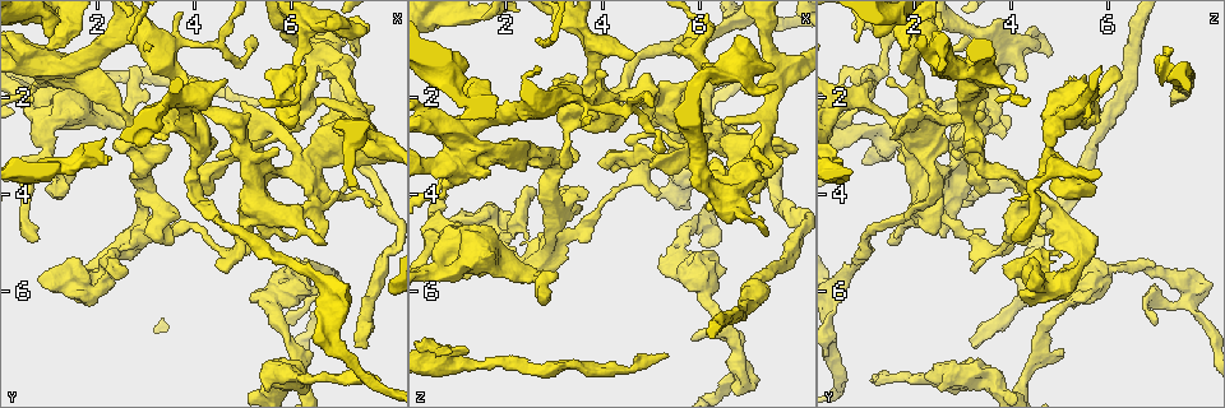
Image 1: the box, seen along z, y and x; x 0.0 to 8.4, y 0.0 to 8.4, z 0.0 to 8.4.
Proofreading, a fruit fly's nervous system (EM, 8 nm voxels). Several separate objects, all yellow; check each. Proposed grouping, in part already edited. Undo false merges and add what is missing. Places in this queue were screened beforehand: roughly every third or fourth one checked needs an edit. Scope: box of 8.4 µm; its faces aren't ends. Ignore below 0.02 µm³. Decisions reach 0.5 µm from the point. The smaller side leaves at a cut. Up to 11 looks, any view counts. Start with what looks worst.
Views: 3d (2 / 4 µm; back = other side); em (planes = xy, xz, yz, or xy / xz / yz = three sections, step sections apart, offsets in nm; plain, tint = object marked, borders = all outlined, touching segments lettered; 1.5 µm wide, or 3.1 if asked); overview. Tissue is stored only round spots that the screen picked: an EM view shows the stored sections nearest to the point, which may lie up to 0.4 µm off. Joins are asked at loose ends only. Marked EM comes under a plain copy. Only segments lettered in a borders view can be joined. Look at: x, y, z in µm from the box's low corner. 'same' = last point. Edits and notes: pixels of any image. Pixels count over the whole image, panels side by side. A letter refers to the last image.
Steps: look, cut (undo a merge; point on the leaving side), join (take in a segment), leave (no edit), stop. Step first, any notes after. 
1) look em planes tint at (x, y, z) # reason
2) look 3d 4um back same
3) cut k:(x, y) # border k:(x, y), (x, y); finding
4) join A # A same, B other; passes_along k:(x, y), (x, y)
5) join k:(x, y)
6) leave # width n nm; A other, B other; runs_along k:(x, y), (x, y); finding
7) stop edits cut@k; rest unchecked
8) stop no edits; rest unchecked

look 3d 4um back at (7.50, 7.15, 3.20) # long arm stops here

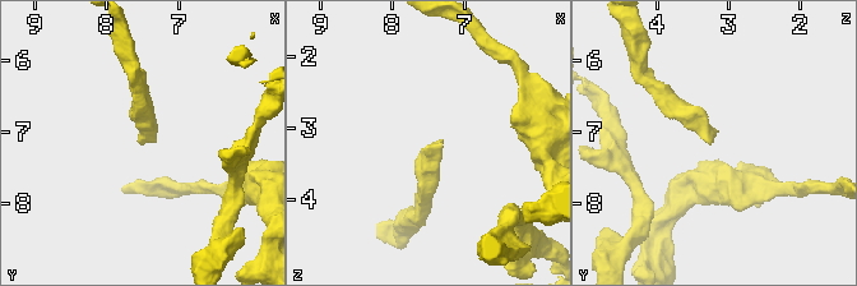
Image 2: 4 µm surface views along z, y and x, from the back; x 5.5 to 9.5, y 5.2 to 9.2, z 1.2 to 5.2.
look em planes borders at (7.50, 7.15, 3.25)

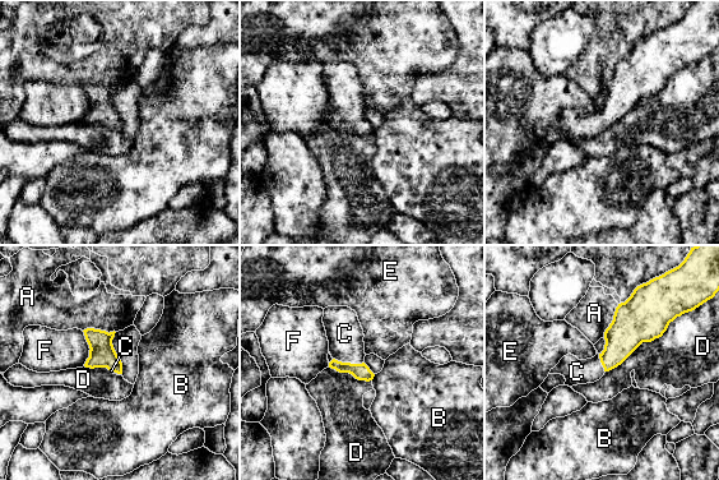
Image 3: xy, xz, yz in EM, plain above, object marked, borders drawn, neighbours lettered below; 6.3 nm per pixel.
join C # A other, B other, C same, D other, E other, F other; passes_along 3:(361, 372), (348, 363), (344, 333); the neuron continues

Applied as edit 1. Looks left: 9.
look overview # redraw

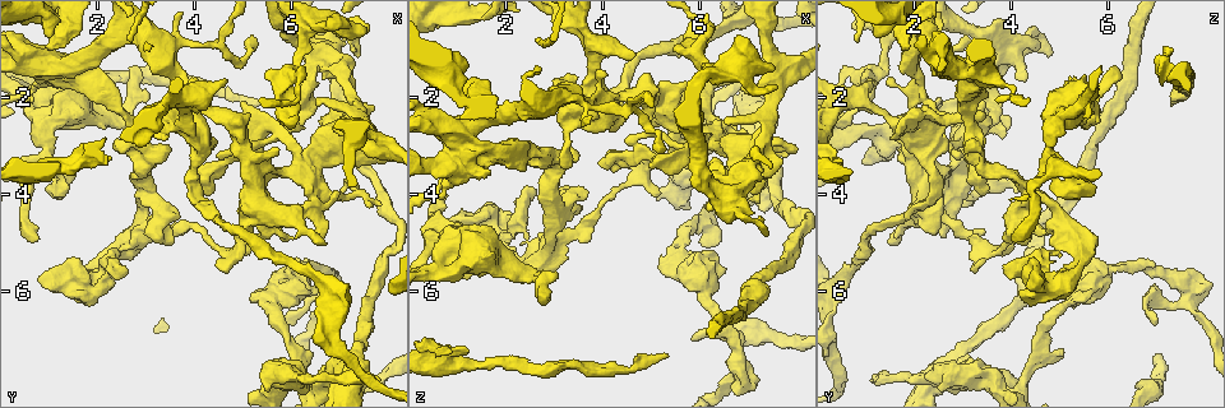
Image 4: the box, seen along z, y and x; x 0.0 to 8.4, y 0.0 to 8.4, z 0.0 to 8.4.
look em planes borders at (7.80, 7.85, 1.15) # end of a long branch

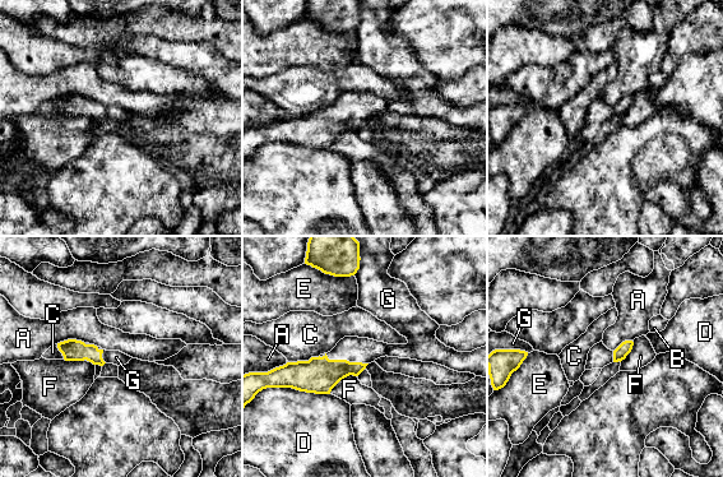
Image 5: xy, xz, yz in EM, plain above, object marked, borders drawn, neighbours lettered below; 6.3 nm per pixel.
join G # longest_contact G 320 nm; A other, B other, C other, D other, E other, F other, G same; passes_along 5:(319, 375), (343, 360), (352, 348); the neuron continues

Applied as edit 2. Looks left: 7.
look em planes borders at (5.85, 6.55, 6.95)

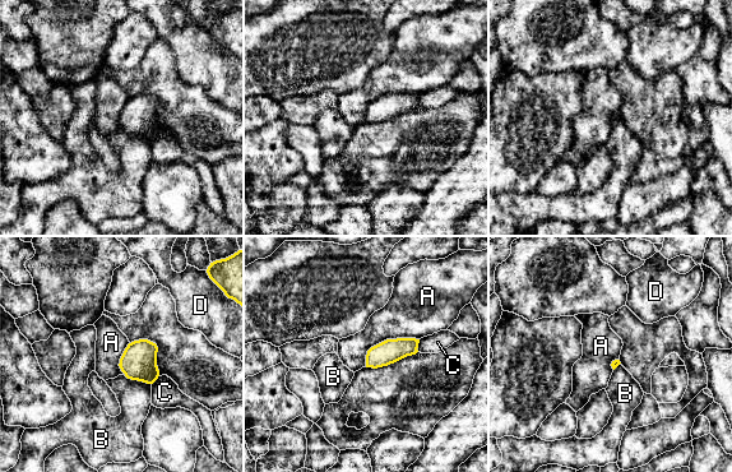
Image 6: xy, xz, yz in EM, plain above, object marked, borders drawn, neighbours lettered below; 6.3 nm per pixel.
leave # longest_contact A 380 nm; A other, B other, C other, D other; border 6:(418, 338), (387, 338), (365, 365); no lettered segment goes on from it

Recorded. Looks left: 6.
look 3d 4um at (4.50, 0.95, 2.20) # a fork

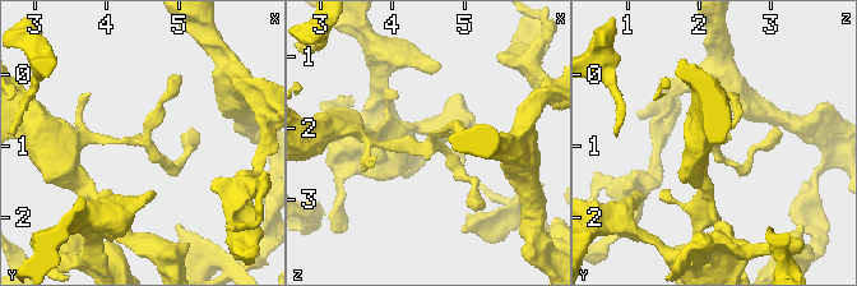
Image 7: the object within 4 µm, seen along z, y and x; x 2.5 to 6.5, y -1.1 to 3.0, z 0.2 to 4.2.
look em planes borders at (4.55, 0.90, 2.25)

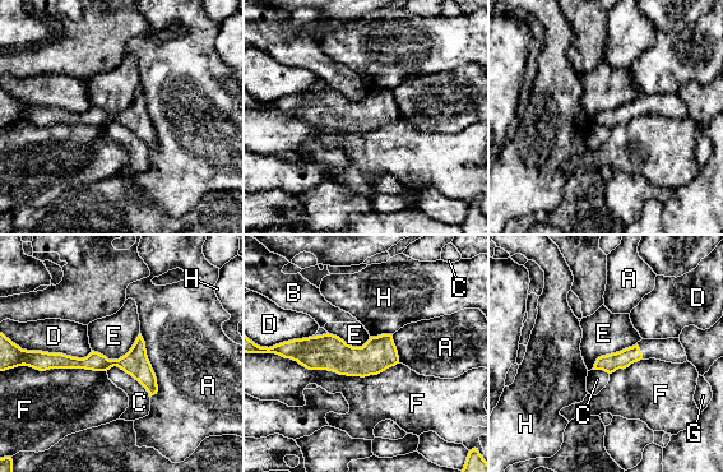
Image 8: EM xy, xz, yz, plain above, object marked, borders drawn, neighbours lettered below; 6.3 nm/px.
leave # A other, B other, C other, D other, E other, F other, G other, H other; border 8:(140, 333), (157, 385), (151, 397); all the same neuron

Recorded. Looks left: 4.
stop edits join@3, join@5; rest unchecked

